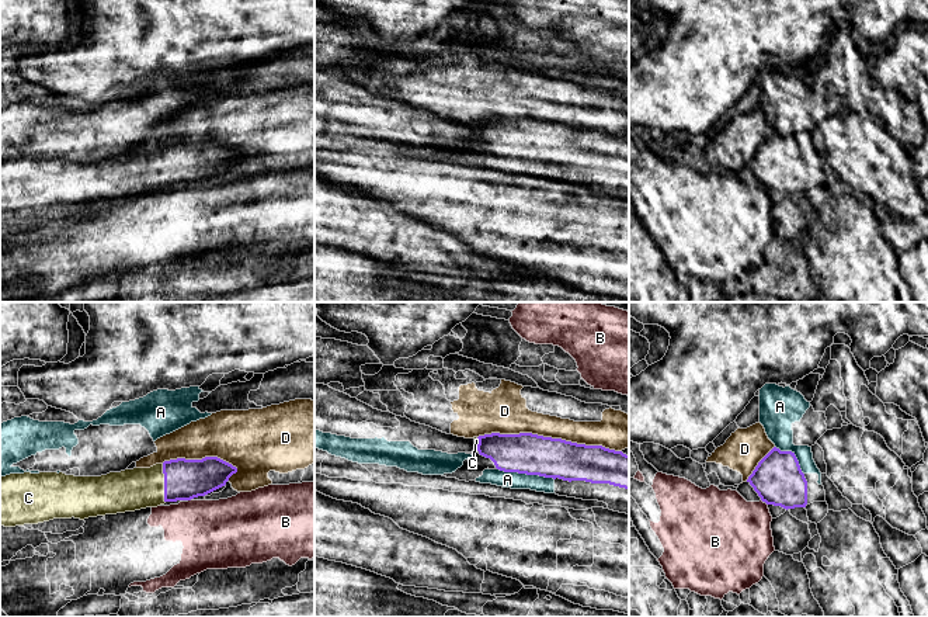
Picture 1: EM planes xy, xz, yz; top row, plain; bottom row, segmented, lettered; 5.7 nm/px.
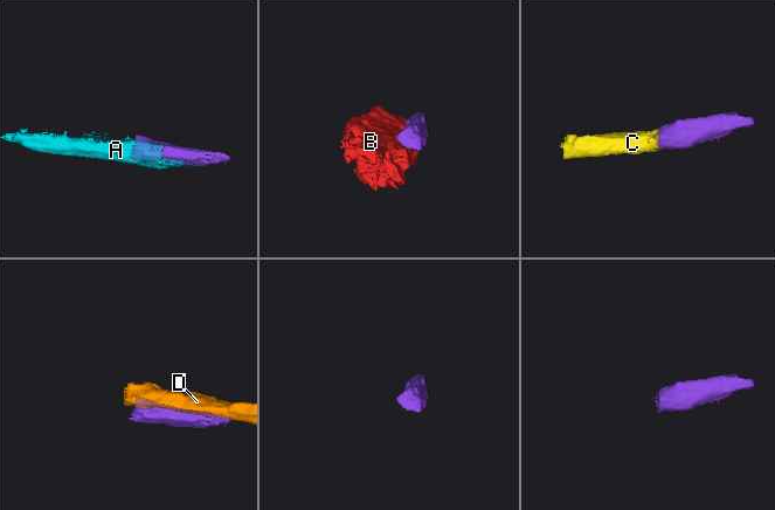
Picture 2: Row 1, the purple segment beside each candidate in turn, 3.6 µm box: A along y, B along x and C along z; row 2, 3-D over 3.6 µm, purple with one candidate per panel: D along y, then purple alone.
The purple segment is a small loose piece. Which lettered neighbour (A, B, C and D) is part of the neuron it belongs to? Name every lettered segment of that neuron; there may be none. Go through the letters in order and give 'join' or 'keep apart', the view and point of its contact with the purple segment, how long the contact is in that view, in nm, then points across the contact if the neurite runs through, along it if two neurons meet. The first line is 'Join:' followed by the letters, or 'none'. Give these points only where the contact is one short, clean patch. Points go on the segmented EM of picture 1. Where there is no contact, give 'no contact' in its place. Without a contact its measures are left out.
Join: C
A: keep apart; contact xz (525, 472); length 340 nm
B: keep apart; no contact
C: join; contact xy (164, 484); length 220 nm; way xy (184, 479), (173, 479), (164, 484), (132, 489)
D: keep apart; contact xz (549, 437); length 850 nm

